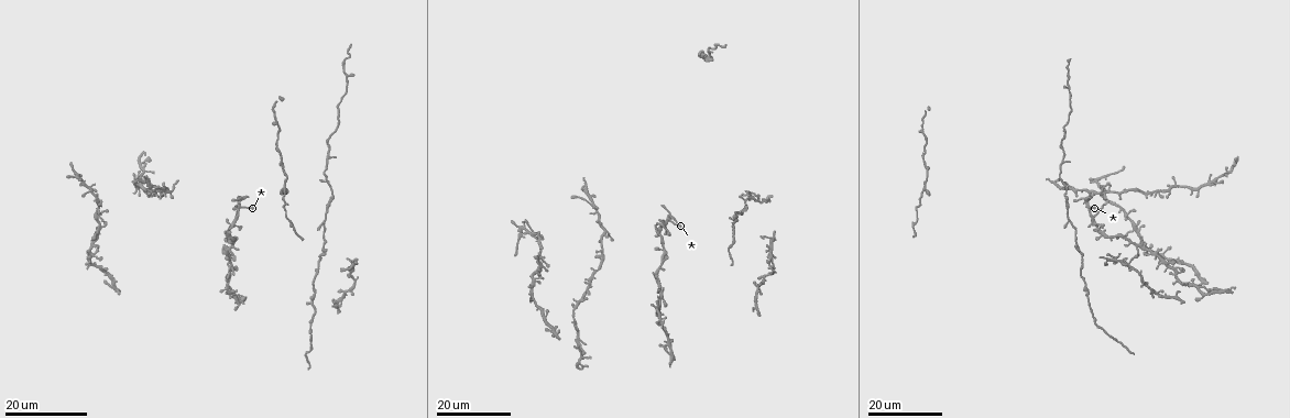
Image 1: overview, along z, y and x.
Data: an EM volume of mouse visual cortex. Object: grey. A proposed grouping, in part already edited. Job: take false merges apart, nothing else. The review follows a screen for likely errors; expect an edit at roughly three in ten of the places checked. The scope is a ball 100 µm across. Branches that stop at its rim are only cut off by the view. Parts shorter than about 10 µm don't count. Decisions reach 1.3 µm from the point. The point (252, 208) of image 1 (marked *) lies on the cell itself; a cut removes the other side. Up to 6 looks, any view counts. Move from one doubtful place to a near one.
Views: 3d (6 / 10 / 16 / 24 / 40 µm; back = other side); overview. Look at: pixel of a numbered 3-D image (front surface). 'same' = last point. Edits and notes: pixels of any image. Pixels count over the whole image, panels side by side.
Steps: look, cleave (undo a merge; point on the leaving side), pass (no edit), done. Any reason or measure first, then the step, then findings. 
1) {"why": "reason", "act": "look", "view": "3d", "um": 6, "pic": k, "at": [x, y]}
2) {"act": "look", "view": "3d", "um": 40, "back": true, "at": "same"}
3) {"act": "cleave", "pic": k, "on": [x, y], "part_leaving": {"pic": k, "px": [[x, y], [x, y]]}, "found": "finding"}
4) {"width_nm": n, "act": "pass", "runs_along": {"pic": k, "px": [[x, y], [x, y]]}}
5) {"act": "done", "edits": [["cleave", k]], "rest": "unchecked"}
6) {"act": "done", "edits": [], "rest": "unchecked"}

{"why": "thick turns thin", "act": "look", "view": "3d", "um": 24, "pic": 1, "at": [925, 164]}

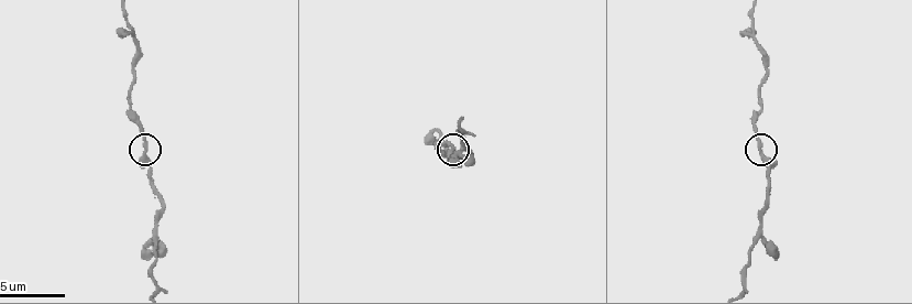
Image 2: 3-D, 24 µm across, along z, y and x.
{"act": "look", "view": "3d", "um": 10, "pic": 2, "at": [453, 147]}

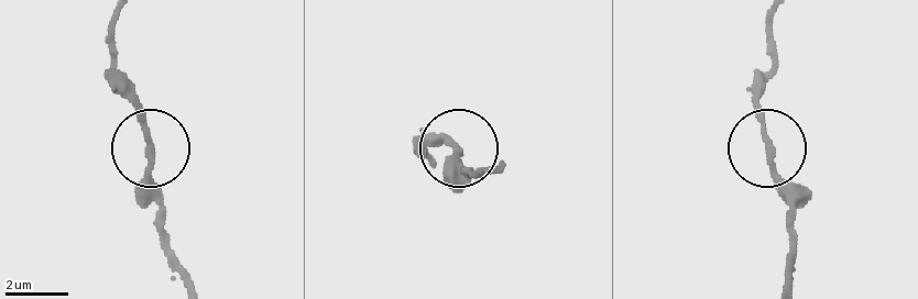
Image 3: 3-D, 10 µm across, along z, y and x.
{"act": "pass", "found": "all the same cell"}

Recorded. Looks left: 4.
{"why": "small branch off a trunk", "act": "look", "view": "3d", "um": 6, "pic": 2, "at": [759, 233]}

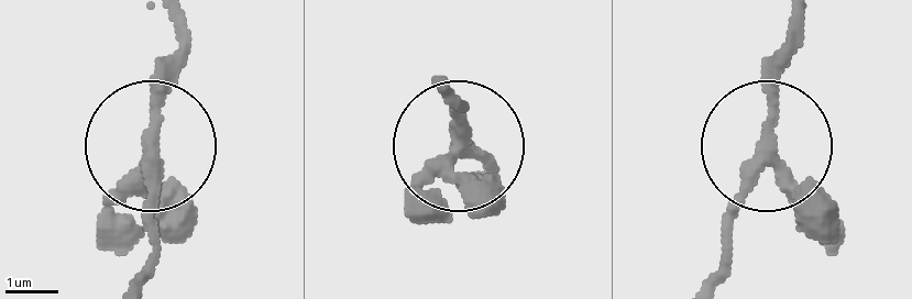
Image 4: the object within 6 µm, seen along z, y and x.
{"act": "look", "view": "3d", "um": 6, "back": true, "pic": 4, "at": [461, 144]}

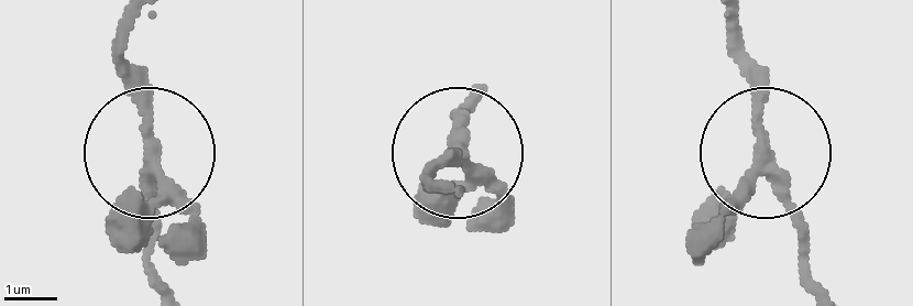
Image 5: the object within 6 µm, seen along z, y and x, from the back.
{"side_arm_um": 16, "act": "pass", "found": "continuous, no second cell"}

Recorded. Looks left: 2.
{"act": "done", "edits": [], "rest": "unchecked"}

